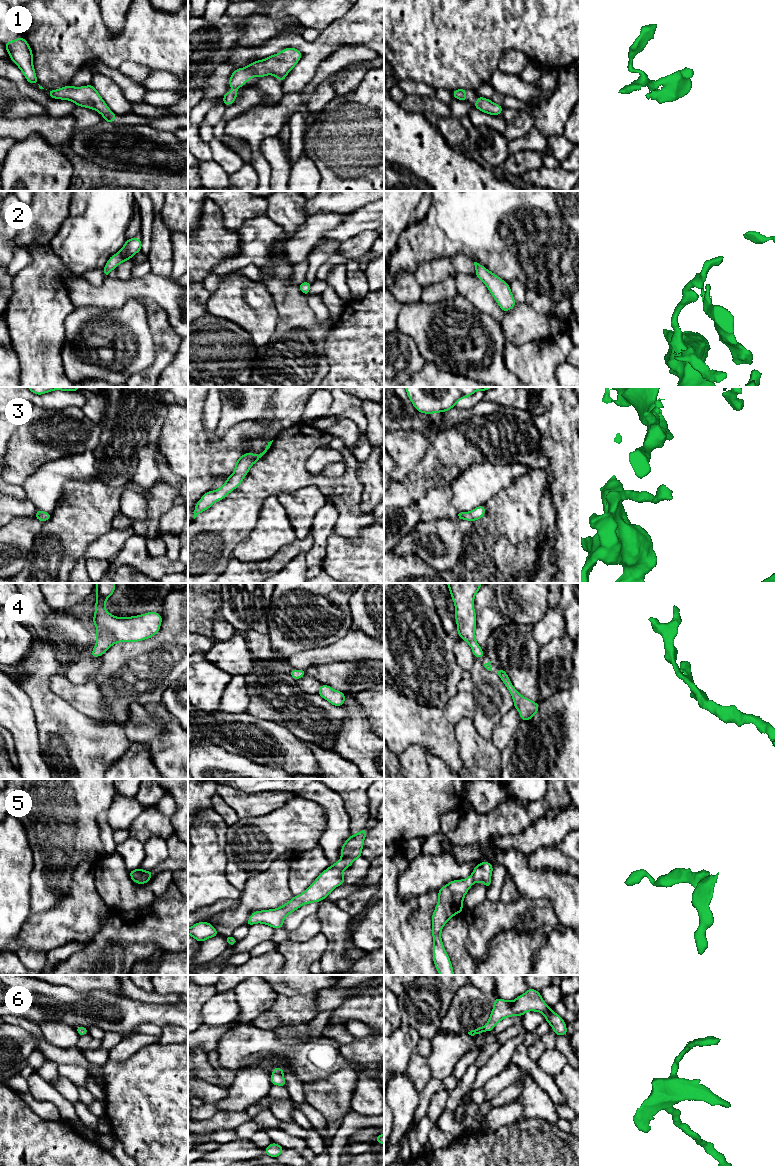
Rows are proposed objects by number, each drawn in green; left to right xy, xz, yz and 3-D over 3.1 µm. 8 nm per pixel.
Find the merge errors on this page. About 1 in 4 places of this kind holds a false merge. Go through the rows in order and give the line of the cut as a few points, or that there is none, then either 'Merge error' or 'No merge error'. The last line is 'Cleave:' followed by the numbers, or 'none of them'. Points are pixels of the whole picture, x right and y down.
1: No split. No merge error
2: No split. No merge error
3: No split. No merge error
4: No split. No merge error
5: No split. No merge error
6: No split. No merge error
Cleave: none of them

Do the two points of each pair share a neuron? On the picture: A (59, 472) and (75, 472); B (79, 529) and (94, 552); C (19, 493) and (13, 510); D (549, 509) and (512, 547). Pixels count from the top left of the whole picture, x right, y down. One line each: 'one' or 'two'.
A: one
B: two
C: two
D: two

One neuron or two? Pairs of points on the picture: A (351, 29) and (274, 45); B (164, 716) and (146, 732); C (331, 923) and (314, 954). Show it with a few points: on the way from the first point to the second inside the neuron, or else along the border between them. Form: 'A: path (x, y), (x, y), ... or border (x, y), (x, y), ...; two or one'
A: path (332, 37), (323, 46), (303, 46), (293, 42); one
B: path (160, 718), (150, 728); one
C: border (321, 932), (326, 939), (326, 949), (319, 959); two

